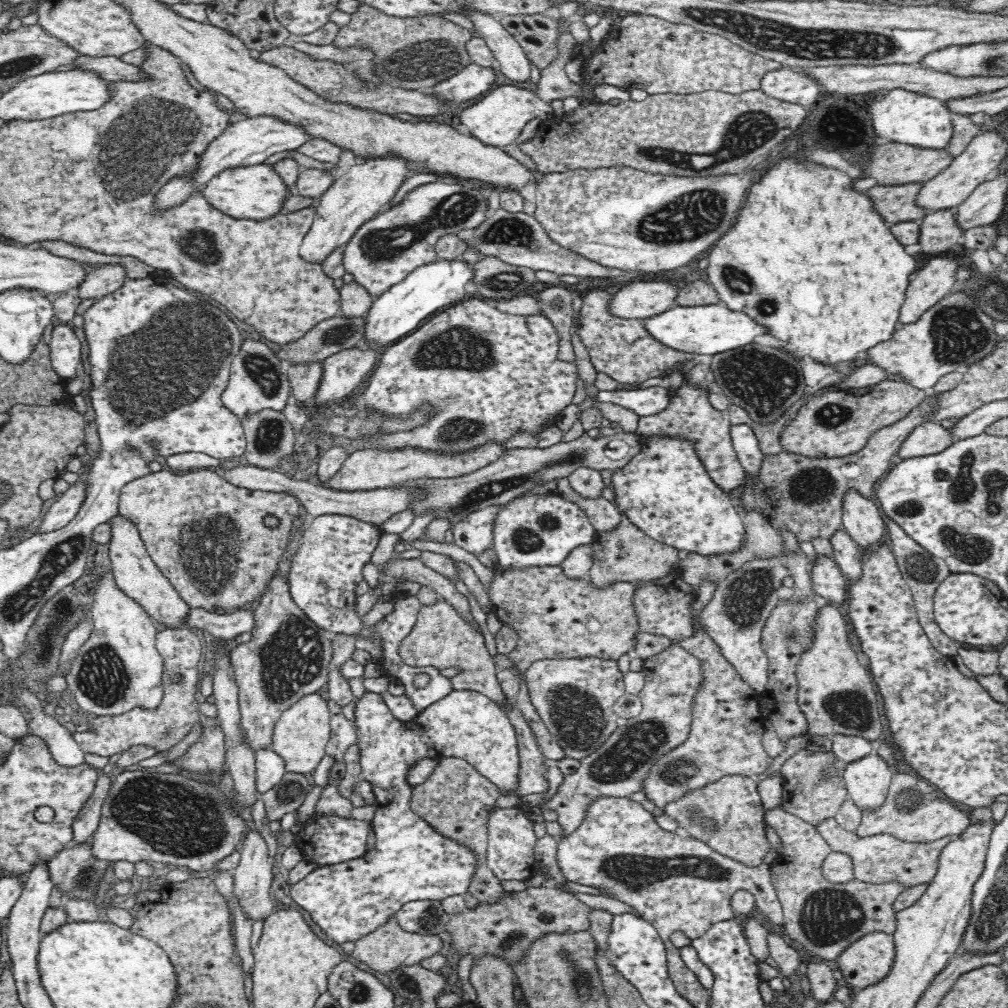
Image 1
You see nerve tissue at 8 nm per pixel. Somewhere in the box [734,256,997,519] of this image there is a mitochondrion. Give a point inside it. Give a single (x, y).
(958, 332)

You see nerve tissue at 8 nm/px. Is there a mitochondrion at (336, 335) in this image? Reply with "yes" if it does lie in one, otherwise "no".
yes

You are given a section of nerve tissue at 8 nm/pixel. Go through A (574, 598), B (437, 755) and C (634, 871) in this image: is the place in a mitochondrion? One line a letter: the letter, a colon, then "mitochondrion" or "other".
A: other
B: other
C: mitochondrion

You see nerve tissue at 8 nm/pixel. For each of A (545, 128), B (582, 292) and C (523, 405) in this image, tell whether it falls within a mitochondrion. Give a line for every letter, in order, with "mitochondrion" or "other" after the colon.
A: other
B: other
C: other

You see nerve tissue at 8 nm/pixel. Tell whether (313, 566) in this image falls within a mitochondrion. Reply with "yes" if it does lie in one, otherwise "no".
no

